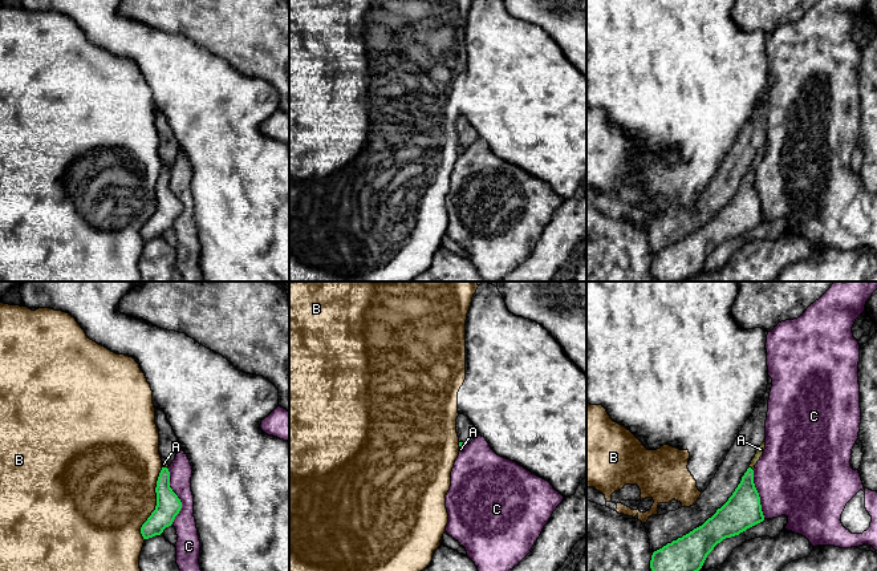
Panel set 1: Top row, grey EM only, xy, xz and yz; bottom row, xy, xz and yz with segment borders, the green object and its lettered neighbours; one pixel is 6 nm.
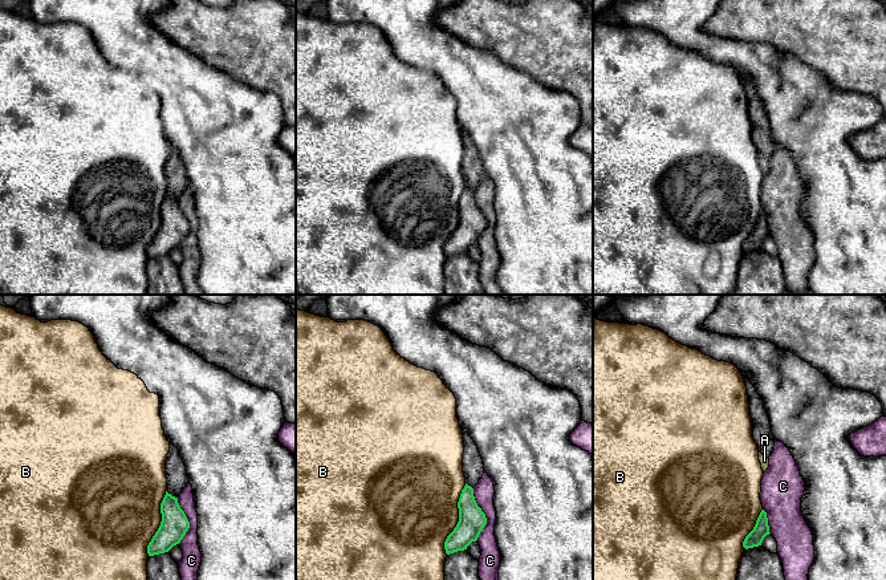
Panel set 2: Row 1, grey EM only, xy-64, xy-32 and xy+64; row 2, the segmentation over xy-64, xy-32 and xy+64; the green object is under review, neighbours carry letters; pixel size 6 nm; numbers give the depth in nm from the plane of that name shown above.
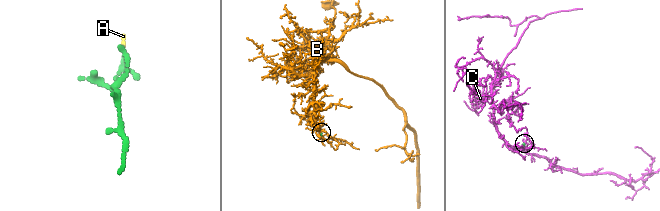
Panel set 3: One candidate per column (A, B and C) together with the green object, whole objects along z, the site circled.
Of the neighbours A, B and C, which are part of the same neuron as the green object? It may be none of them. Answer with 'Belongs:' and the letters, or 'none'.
Belongs: A

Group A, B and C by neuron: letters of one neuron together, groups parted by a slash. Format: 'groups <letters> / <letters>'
groups A / B / C

